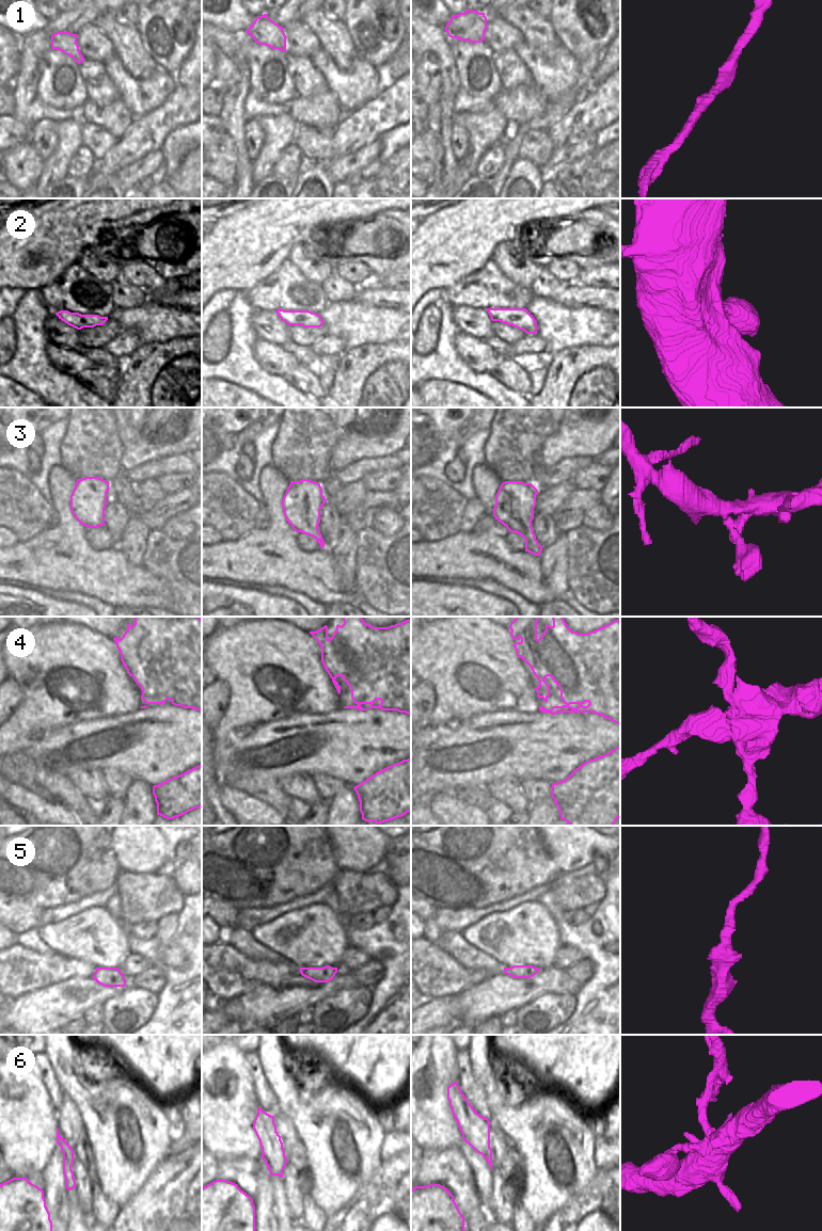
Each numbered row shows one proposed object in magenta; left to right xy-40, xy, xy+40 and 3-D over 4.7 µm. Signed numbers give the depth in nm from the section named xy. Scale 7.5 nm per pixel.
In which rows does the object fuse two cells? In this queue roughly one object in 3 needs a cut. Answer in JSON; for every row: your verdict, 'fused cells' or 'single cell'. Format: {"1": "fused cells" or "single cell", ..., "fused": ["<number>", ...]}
{"1": "fused cells", "2": "single cell", "3": "single cell", "4": "fused cells", "5": "single cell", "6": "fused cells", "fused": ["1", "4", "6"]}

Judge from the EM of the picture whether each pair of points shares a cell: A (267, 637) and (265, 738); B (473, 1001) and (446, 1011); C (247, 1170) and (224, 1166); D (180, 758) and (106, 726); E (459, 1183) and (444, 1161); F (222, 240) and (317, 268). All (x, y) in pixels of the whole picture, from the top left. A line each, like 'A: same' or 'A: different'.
A: different
B: different
C: same
D: same
E: same
F: different

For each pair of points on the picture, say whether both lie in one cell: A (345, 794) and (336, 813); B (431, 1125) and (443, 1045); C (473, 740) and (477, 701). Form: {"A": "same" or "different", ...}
{"A": "same", "B": "same", "C": "different"}

